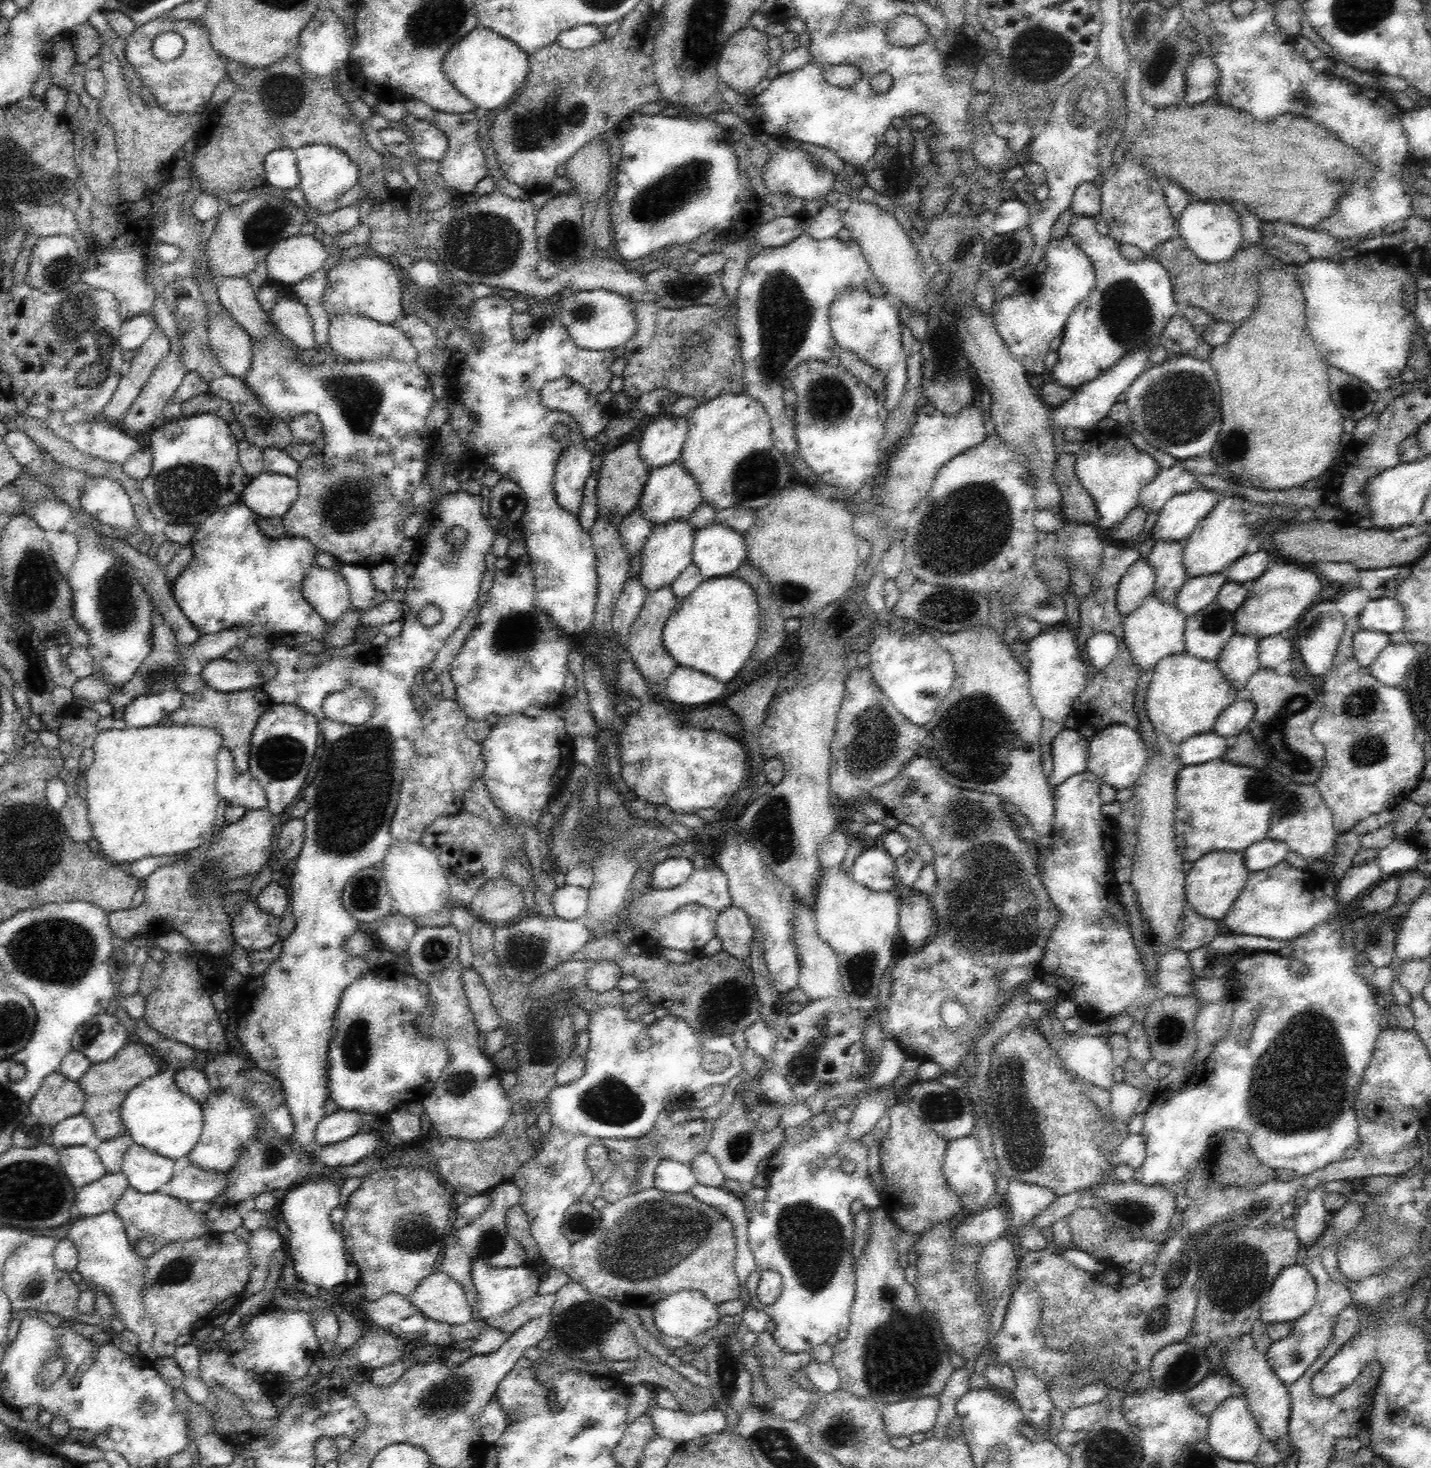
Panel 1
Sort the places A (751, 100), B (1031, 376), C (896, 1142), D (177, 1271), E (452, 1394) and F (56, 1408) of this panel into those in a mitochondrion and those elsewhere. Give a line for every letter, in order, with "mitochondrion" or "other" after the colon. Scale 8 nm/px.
A: other
B: other
C: other
D: mitochondrion
E: mitochondrion
F: other

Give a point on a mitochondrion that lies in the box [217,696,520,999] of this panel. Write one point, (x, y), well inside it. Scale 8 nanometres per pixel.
(342, 838)

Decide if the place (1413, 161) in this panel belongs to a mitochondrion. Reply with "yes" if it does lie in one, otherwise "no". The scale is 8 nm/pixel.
no

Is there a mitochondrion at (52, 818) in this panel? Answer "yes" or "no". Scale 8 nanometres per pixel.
no

